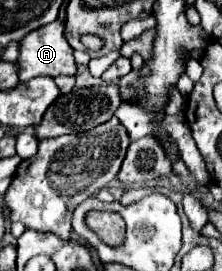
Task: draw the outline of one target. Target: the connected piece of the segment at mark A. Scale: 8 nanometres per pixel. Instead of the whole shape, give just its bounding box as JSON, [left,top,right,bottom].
[19,20,77,82]

